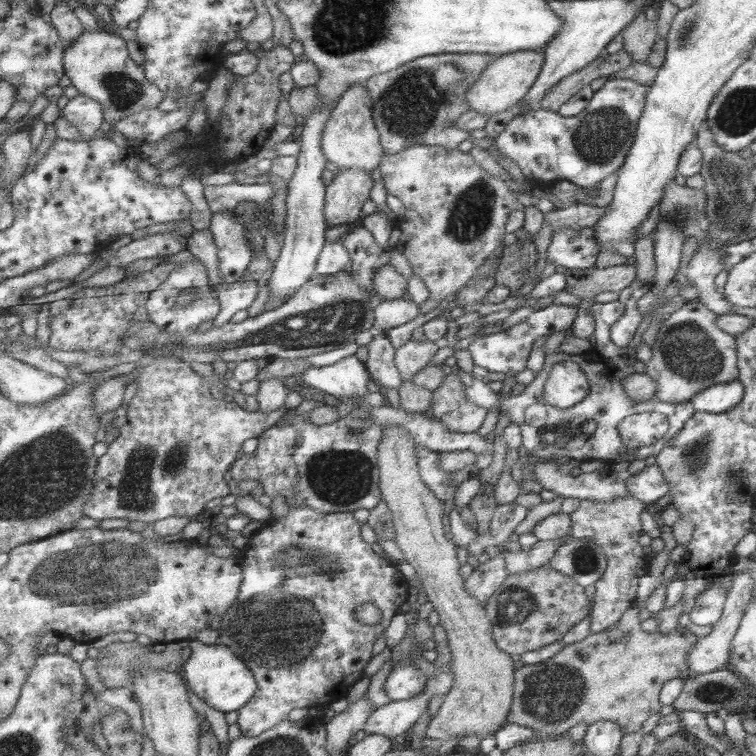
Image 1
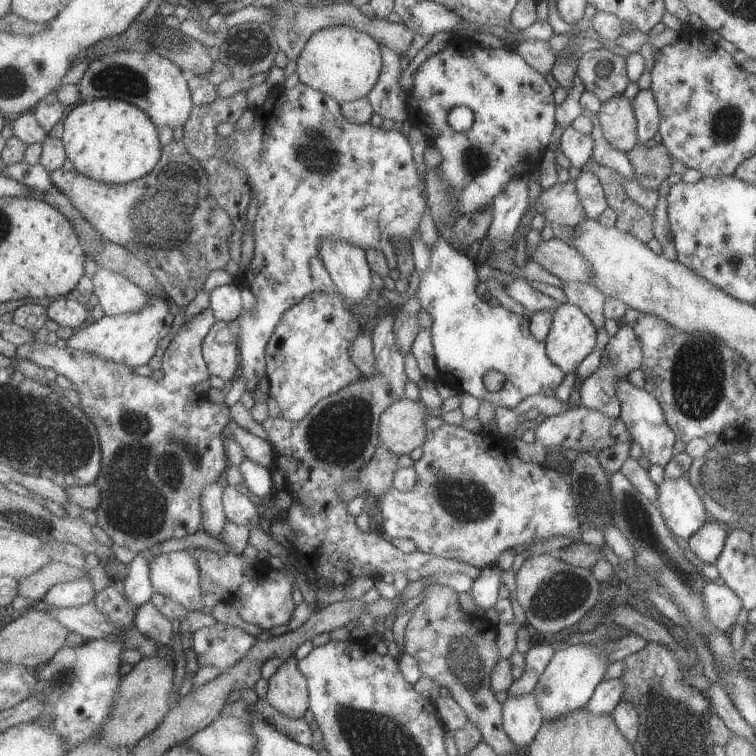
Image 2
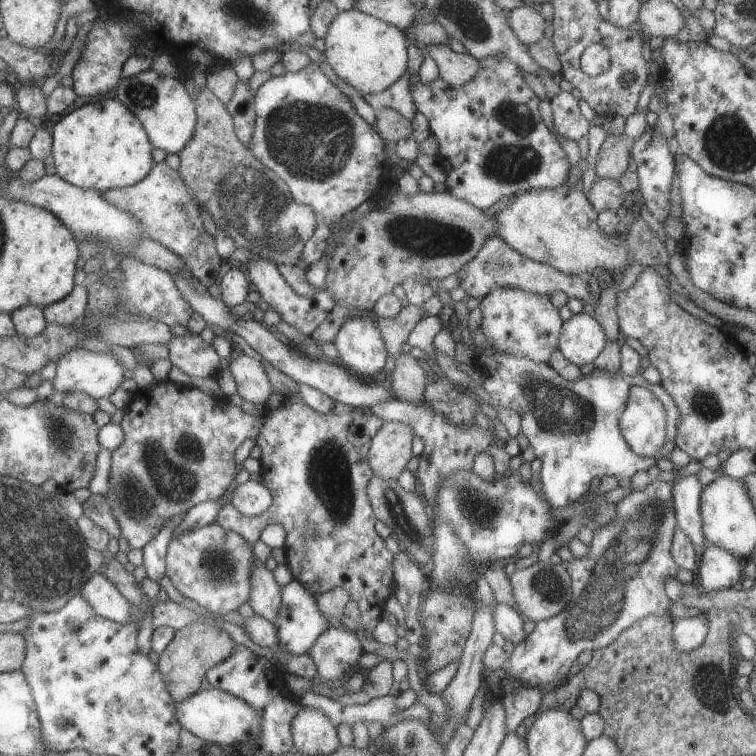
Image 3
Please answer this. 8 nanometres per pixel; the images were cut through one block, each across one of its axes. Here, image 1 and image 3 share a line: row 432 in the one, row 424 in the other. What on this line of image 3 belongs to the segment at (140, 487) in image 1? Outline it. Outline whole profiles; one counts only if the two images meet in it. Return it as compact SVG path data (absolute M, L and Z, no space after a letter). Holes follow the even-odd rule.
M169 380L159 382L149 390L136 390L124 410L124 418L119 425L125 430L126 438L112 452L110 487L106 498L121 524L122 536L133 549L144 549L161 534L171 518L189 513L195 506L209 500L221 500L241 470L235 460L237 448L247 439L256 443L263 432L263 424L267 424L266 414L259 418L251 416L243 408L231 404L225 395L209 396L199 388L181 386Z

